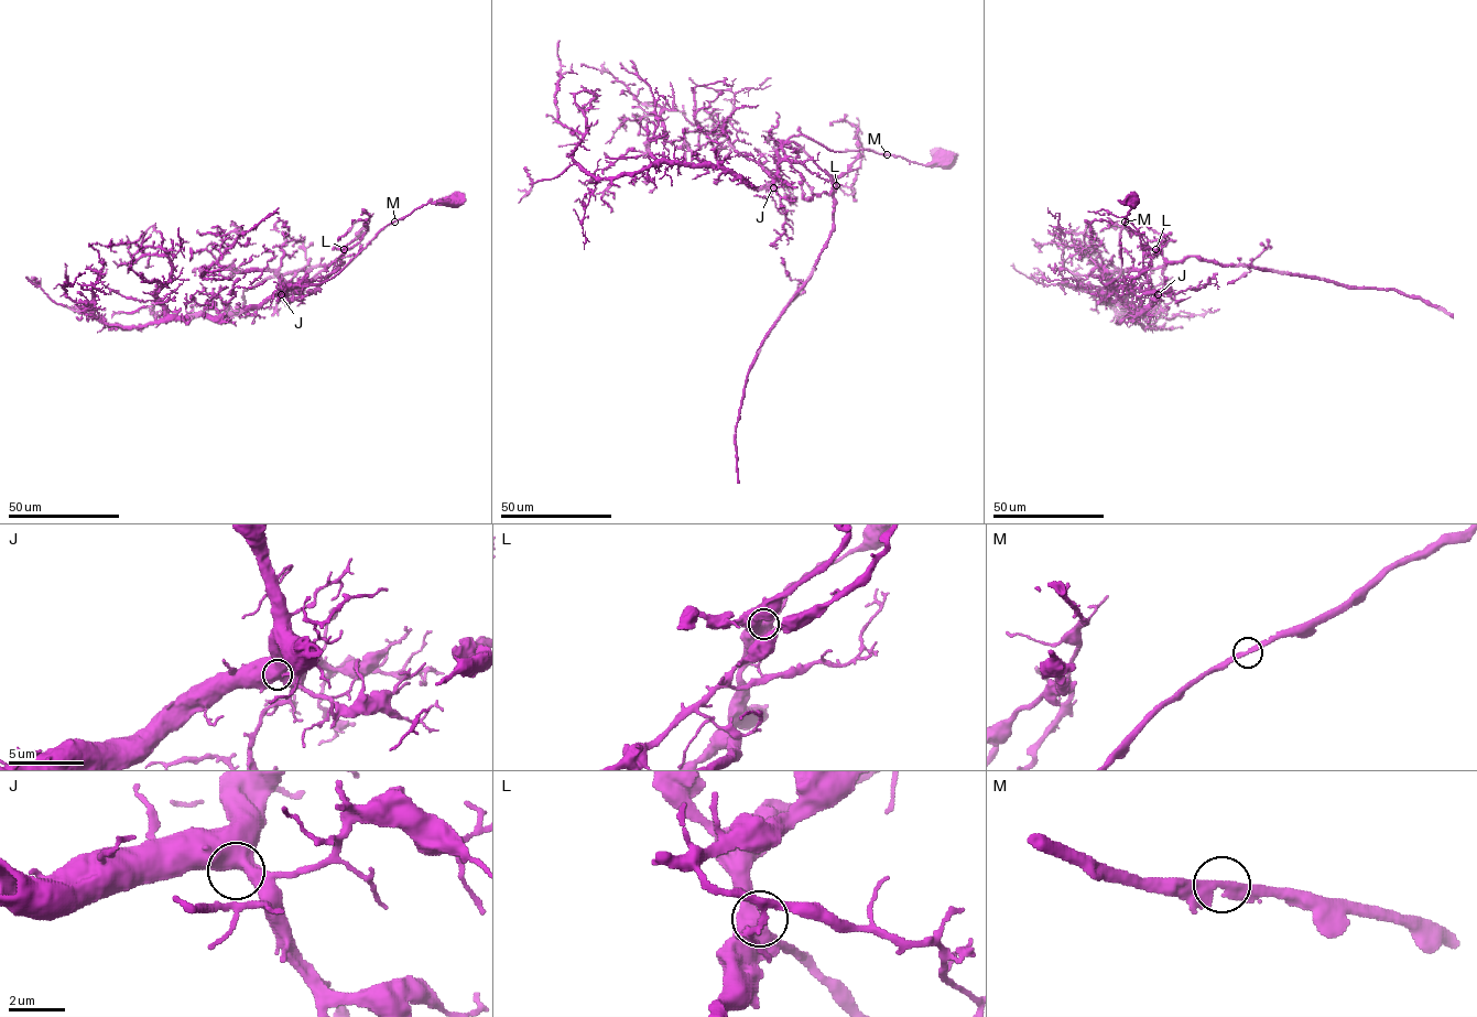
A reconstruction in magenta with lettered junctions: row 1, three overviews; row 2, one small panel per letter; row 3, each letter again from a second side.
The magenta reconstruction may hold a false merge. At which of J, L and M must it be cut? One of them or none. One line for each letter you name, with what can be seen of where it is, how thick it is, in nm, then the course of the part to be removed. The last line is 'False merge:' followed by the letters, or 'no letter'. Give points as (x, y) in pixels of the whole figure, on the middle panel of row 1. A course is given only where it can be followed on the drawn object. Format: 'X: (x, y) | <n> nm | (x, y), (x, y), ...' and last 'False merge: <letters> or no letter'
False merge: no letter

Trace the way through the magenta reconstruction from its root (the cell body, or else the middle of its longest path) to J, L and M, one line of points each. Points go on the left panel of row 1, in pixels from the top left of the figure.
J: (451, 201), (427, 202), (414, 208), (387, 225), (334, 277), (317, 284), (286, 284), (281, 294)
L: (451, 201), (427, 202), (387, 225), (330, 278), (317, 284), (295, 284), (327, 277), (337, 270), (344, 249)
M: (451, 201), (427, 202), (394, 222)

